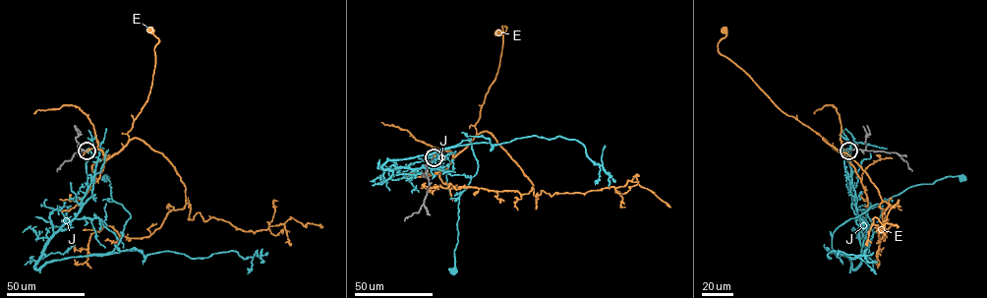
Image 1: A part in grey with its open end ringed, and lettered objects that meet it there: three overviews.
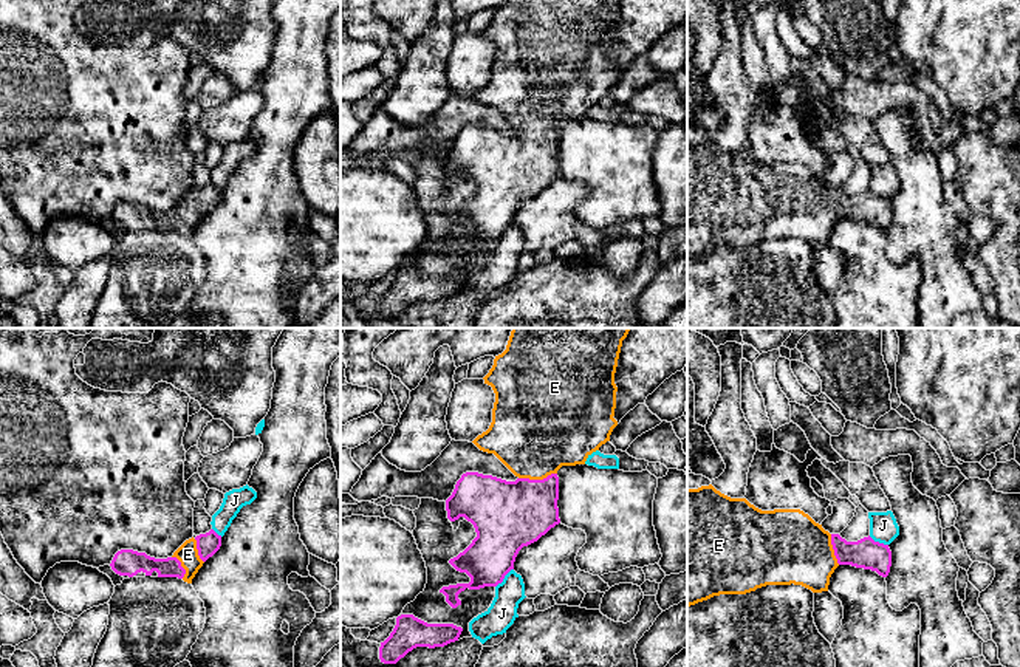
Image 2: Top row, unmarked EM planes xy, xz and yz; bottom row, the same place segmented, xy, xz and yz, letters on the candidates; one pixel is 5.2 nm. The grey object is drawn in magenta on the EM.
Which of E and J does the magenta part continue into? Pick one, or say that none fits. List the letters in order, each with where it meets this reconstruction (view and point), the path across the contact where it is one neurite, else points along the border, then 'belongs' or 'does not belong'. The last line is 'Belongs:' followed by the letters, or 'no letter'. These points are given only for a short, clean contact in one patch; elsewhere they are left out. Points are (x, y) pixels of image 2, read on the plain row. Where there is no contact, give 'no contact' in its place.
E: contact xz (537, 133); belongs
J: contact xz (503, 231); does not belong
Belongs: E

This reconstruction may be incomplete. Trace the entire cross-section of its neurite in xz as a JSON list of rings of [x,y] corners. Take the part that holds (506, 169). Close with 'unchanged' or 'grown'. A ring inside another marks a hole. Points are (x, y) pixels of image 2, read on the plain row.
[[[506,0],[501,8],[495,9],[492,22],[483,31],[484,37],[491,39],[495,46],[492,76],[472,96],[480,104],[494,107],[517,133],[506,135],[492,128],[466,125],[446,153],[447,172],[455,175],[464,170],[474,178],[477,186],[472,197],[449,214],[457,224],[466,226],[471,231],[469,237],[449,238],[440,243],[452,262],[461,258],[458,248],[466,241],[480,243],[501,237],[505,229],[514,223],[519,204],[537,195],[560,176],[557,124],[562,119],[585,118],[593,105],[610,94],[610,88],[618,79],[613,70],[618,45],[614,26],[619,6],[621,0]]]; grown

